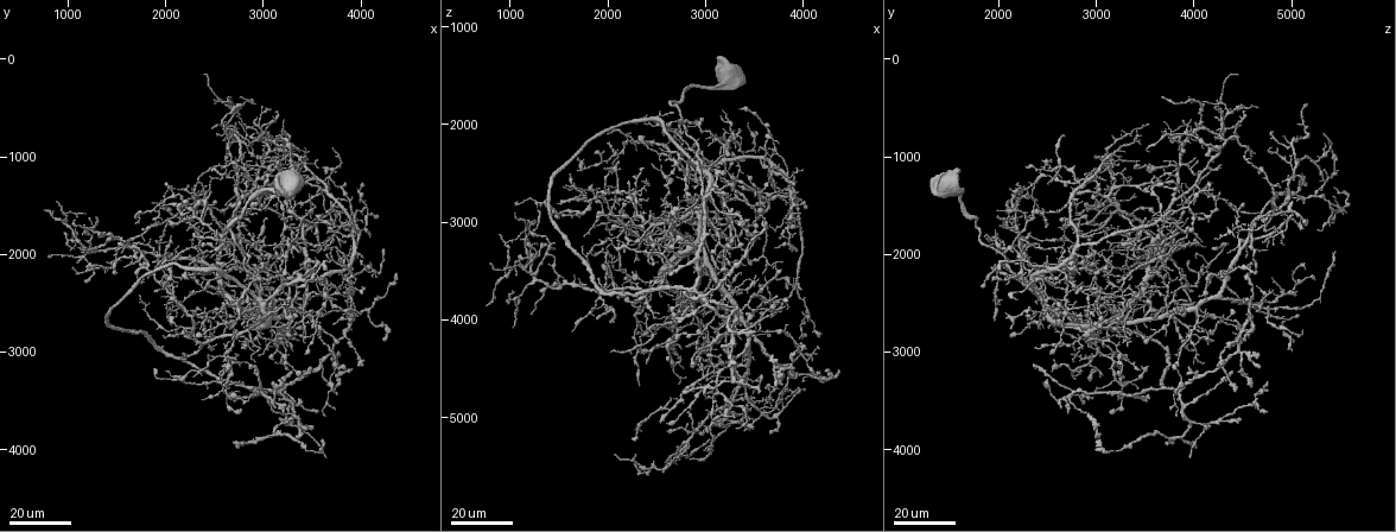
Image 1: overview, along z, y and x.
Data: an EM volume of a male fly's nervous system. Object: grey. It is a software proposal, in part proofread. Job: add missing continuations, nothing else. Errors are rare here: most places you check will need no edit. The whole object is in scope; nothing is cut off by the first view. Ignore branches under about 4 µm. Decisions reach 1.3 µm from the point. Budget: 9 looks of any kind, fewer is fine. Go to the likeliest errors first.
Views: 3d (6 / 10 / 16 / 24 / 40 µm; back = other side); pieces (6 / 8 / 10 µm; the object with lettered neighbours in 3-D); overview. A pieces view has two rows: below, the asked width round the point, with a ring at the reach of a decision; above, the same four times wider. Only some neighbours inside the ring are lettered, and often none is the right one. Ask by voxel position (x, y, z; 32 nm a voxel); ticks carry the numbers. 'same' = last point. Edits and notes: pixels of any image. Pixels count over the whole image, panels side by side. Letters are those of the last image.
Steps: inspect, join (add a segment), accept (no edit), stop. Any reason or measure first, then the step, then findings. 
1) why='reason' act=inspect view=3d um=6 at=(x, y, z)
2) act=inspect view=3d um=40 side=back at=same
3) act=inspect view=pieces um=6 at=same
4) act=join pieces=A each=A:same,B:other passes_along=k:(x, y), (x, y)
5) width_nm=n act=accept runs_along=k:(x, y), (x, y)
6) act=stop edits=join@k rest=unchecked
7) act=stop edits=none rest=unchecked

why='free end' act=inspect view=3d um=24 at=(1780, 1740, 3140)

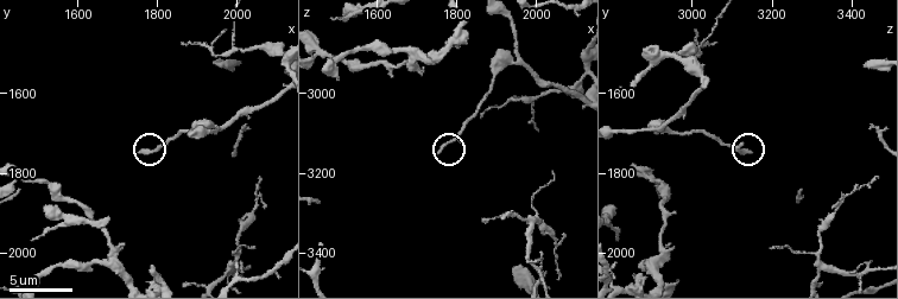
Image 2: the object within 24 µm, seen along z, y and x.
act=inspect view=pieces um=6 at=(1760, 1745, 3145)

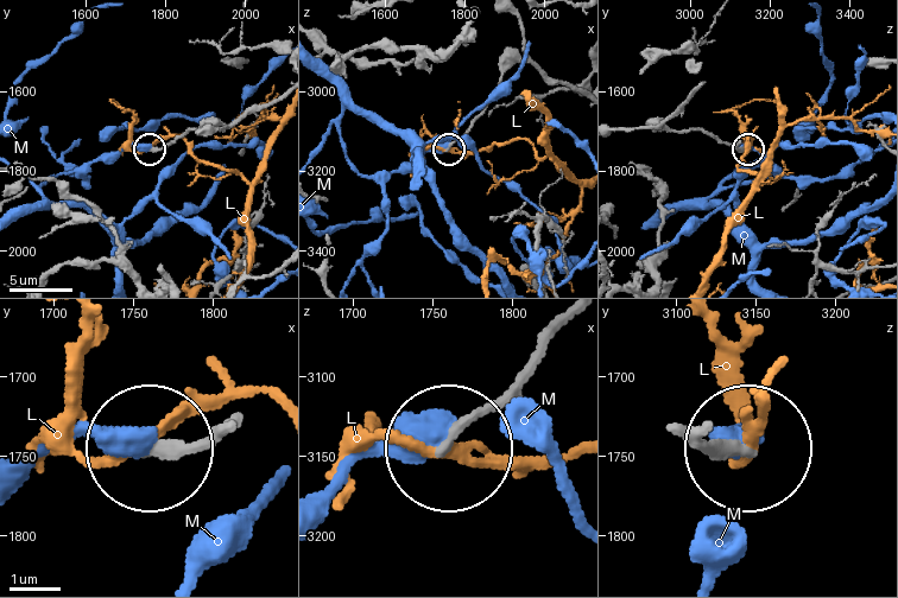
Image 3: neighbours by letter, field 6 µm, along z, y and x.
width_nm=210 act=accept each=L:other,M:other runs_along=3:(278, 97), (252, 106), (229, 122), (189, 131), (150, 150) found='none of them fits'

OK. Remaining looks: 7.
why='long arm stops here' act=inspect view=3d um=16 at=(2760, 380, 3660)

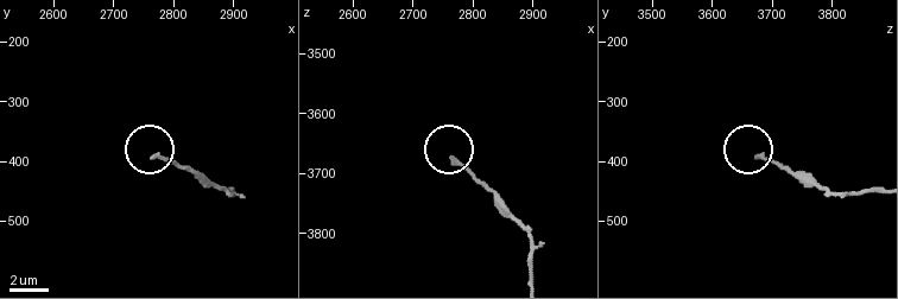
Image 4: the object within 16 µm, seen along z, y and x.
act=inspect view=pieces um=10 at=(2765, 390, 3675)

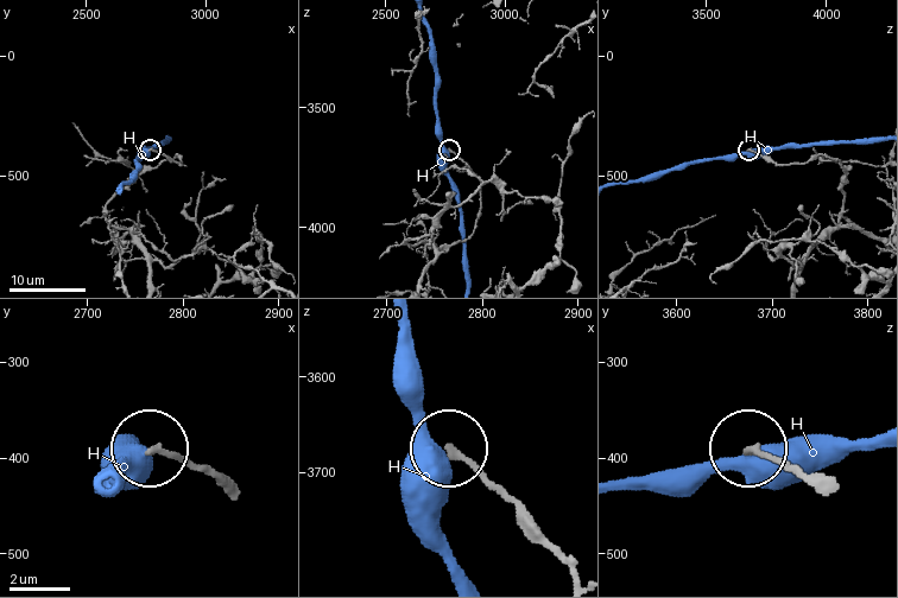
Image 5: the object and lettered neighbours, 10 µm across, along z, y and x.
act=accept each=H:other runs_along=5:(574, 572), (448, 451) found='no lettered segment goes on from it'

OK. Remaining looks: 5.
act=inspect view=3d um=24 at=(780, 1560, 3860)

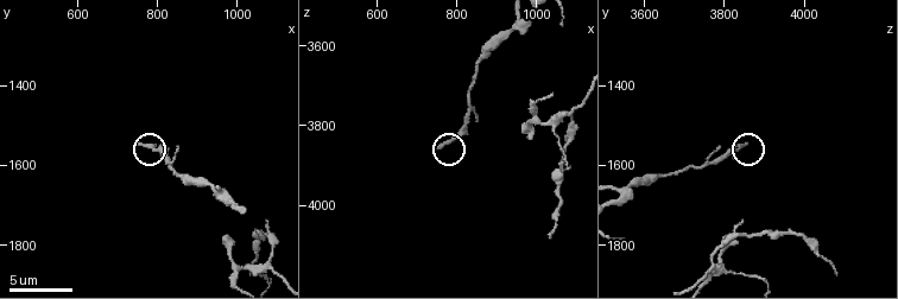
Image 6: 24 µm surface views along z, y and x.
act=inspect view=3d um=10 at=(760, 1550, 3855)

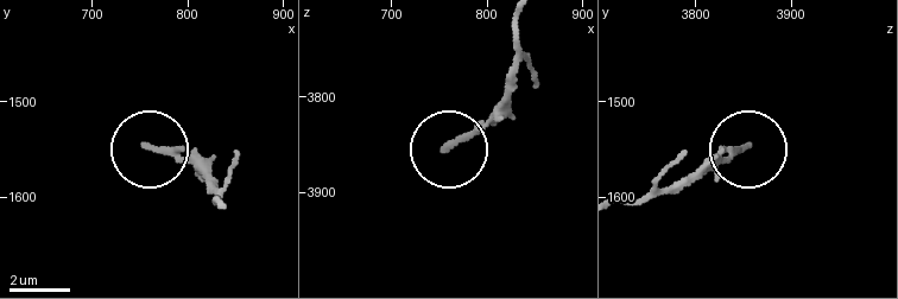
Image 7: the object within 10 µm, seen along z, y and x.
act=inspect view=pieces um=6 at=(758, 1544, 3850)

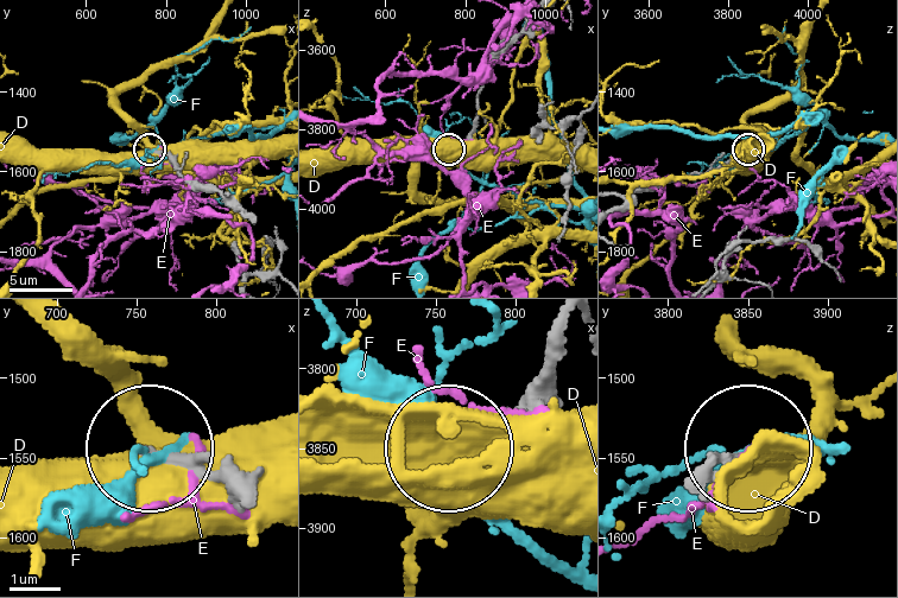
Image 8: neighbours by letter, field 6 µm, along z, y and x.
width_nm=190 act=accept each=D:other,E:other,F:other runs_along=8:(552, 362), (459, 447) found='no lettered segment goes on from it'

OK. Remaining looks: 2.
why='end of a long branch' act=inspect view=3d um=16 at=(3720, 1860, 2220)

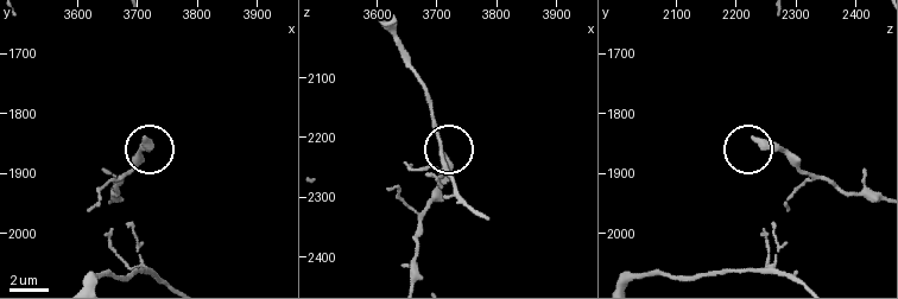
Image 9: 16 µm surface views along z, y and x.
act=inspect view=pieces um=10 at=(3715, 1840, 2230)

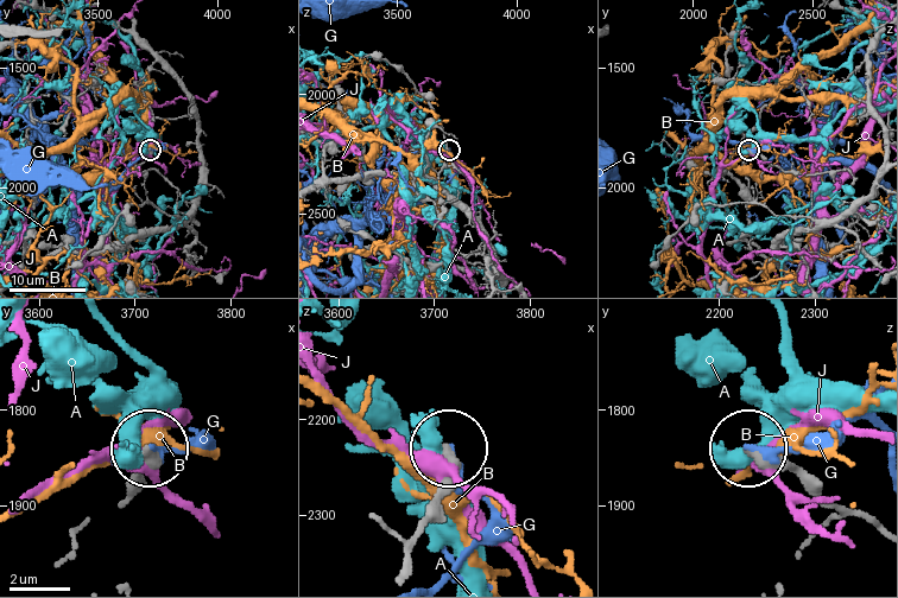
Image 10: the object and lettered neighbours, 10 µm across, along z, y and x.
act=accept each=A:other,B:other,G:other,J:other runs_along=10:(877, 527), (748, 452) found='no lettered segment goes on from it'

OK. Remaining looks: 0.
act=stop edits=none rest=unchecked

